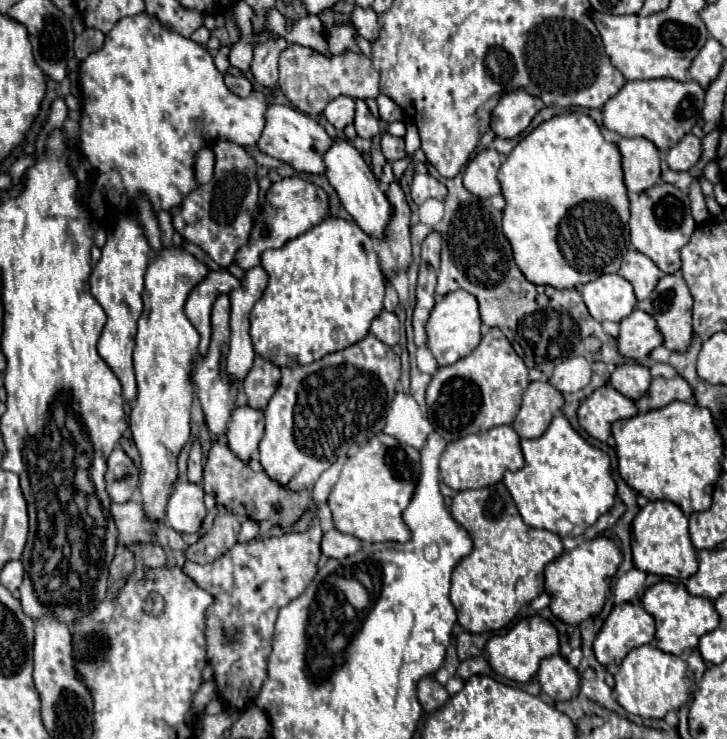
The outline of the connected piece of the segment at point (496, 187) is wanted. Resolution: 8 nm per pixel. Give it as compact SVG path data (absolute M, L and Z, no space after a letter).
M492 148L482 150L466 166L464 188L478 198L492 198L500 194L500 182L496 178L500 164L502 164L502 156L496 150Z

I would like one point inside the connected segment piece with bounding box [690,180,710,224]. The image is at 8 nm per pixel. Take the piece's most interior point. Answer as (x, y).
(699, 211)

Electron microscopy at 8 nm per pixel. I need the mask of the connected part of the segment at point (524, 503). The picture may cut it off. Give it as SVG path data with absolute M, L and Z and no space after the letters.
M556 416L548 430L534 440L522 440L520 442L526 466L516 472L506 471L502 482L510 490L524 522L532 528L544 528L564 538L566 536L580 536L586 532L588 526L592 526L602 512L608 512L616 498L616 484L610 474L610 458L600 448L588 444L568 422L566 416Z

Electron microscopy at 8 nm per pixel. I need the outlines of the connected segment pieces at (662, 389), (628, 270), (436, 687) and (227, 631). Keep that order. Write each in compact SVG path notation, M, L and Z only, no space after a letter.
M676 376L676 378L654 378L648 392L636 400L636 408L640 412L648 412L648 410L656 410L656 408L662 408L674 400L682 400L682 402L690 402L692 400L692 388L690 384L682 378L682 376Z
M628 250L626 252L618 274L632 284L638 302L646 300L652 294L654 286L658 284L660 276L662 276L660 268L648 256L640 254L638 250Z
M424 676L418 682L418 700L428 714L434 712L436 708L440 708L448 698L450 698L450 694L446 692L446 688L442 684L438 684L434 680L434 676Z
M314 518L310 530L302 534L286 532L280 538L256 538L254 544L236 544L210 564L186 560L184 572L214 596L214 604L206 610L208 662L214 666L216 690L226 706L246 710L250 698L260 692L266 680L266 660L272 650L272 628L278 610L300 596L316 576L320 540L320 520Z

